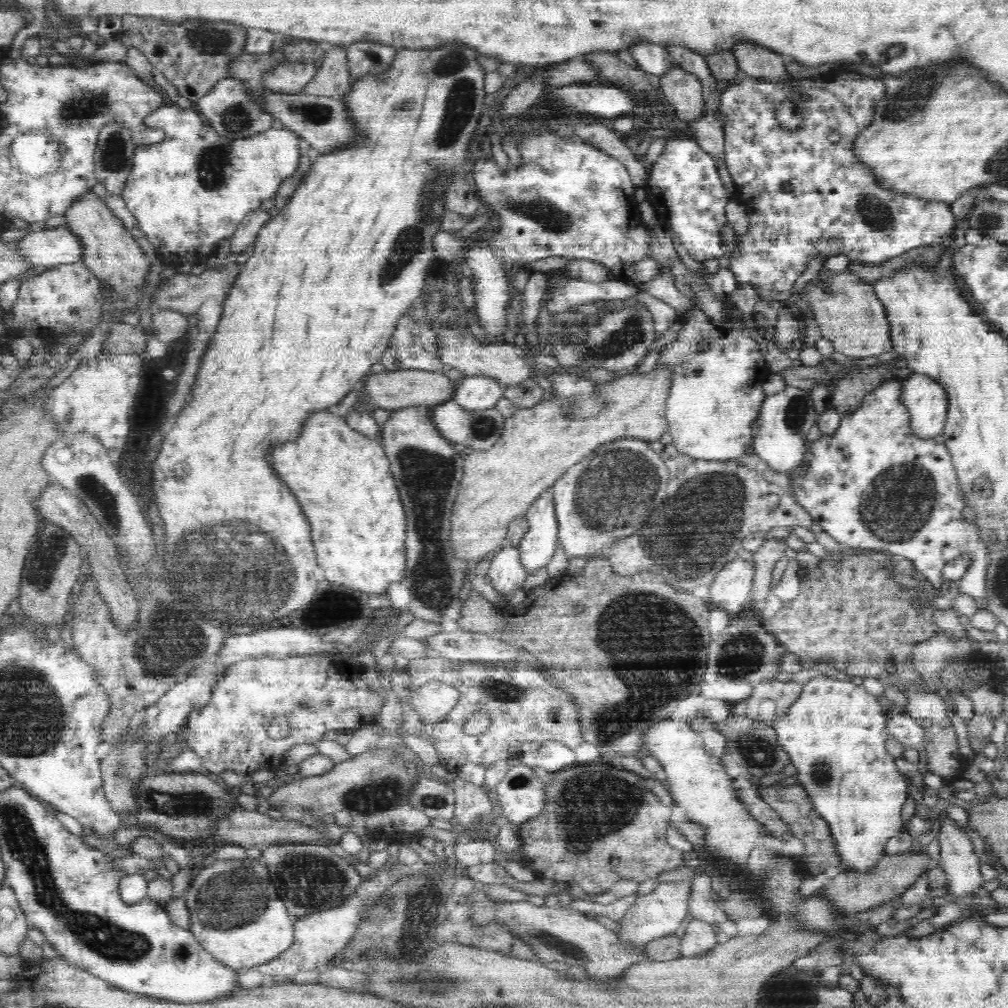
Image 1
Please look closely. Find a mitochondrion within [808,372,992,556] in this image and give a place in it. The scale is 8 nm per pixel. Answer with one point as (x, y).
(896, 505)

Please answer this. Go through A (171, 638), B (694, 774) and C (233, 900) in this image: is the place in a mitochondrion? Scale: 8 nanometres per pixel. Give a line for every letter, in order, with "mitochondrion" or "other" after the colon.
A: mitochondrion
B: other
C: mitochondrion

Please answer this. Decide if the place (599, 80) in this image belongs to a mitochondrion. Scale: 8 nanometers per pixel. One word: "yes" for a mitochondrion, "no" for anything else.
no

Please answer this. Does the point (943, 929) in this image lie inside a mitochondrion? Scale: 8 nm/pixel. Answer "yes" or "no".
no

